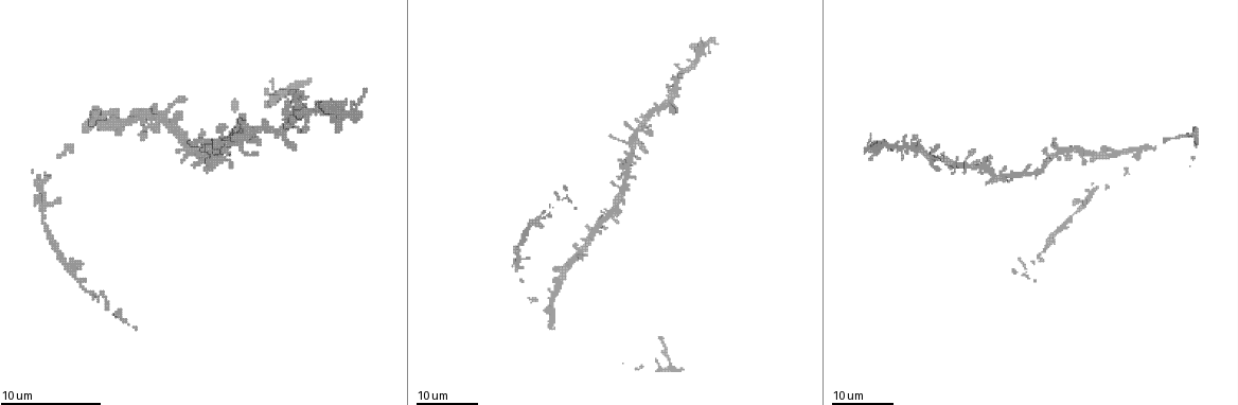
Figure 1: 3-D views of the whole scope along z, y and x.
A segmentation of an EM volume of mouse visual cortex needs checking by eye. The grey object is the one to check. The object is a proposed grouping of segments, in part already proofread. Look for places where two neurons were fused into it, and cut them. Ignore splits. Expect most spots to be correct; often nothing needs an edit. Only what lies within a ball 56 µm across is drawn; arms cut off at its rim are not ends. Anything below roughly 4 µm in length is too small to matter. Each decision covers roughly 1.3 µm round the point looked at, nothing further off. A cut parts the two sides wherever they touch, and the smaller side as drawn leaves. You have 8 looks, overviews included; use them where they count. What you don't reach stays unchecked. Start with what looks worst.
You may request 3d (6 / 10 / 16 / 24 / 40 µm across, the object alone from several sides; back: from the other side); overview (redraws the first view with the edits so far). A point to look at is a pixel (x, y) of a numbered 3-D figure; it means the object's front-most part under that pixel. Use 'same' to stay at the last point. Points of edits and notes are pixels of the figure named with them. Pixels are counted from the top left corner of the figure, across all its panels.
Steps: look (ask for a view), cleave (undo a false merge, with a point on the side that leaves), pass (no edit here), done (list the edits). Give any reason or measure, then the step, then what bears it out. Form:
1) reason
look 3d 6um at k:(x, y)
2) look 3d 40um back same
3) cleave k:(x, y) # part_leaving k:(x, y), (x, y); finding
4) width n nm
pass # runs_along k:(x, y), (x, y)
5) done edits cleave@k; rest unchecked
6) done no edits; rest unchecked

four or more arms meet
look 3d 16um at 1:(595, 230)

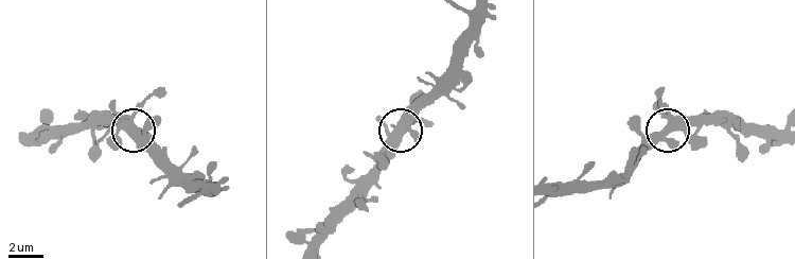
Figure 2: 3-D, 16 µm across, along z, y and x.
look 3d 6um at 2:(670, 123)

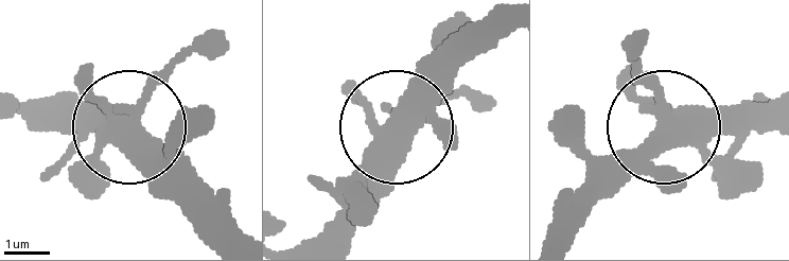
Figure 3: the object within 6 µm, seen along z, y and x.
width 430 nm
pass # one neuron here

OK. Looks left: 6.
look 3d 24um at 1:(572, 262)

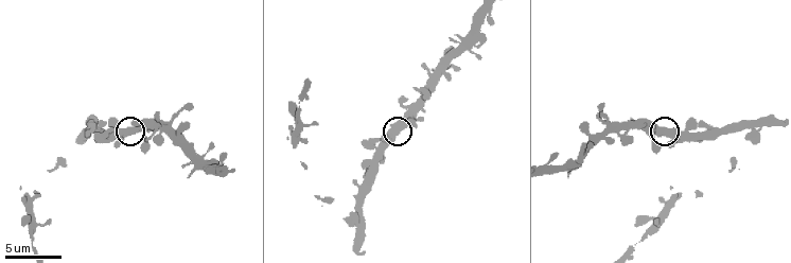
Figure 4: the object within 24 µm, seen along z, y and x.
look 3d 6um at 4:(661, 129)

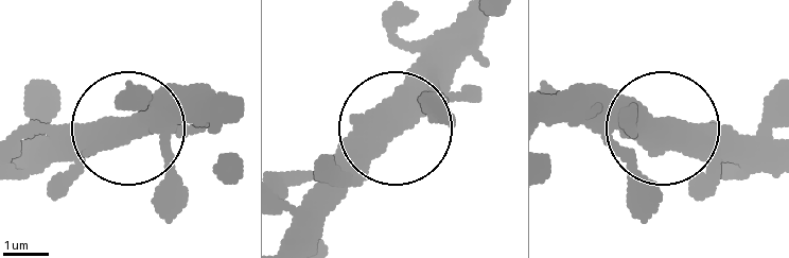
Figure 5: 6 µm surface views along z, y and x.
from behind
look 3d 6um back at 5:(385, 138)

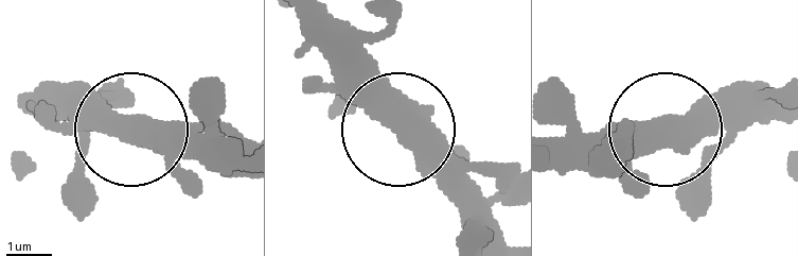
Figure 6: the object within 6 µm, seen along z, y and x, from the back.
pass # runs_along 6:(680, 138), (650, 126), (585, 138); continuous, no second neuron

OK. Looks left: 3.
four arms meet
look 3d 16um at 1:(635, 140)

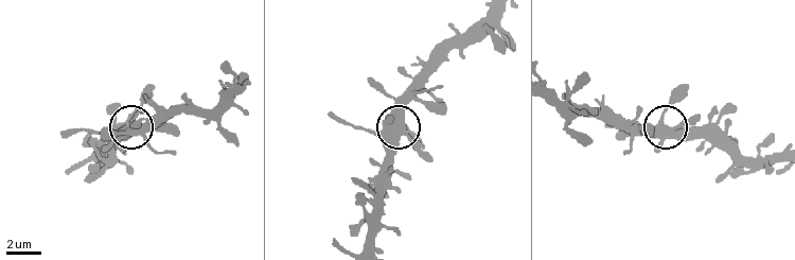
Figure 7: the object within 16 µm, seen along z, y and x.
look 3d 6um at 7:(402, 119)

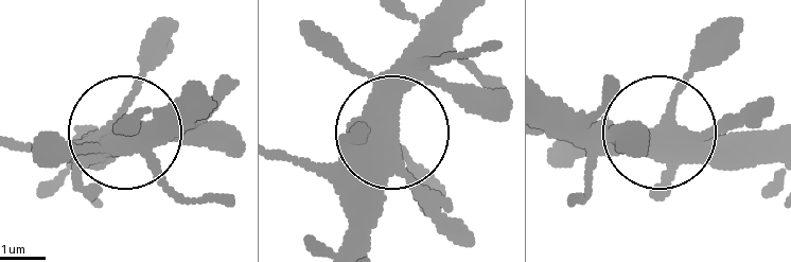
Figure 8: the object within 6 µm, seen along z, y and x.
arms 4
pass # runs_along 8:(773, 161), (693, 158), (663, 135), (682, 89), (735, 36); one neuron here

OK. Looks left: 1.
done no edits; rest unchecked

